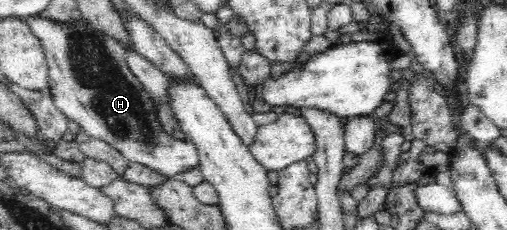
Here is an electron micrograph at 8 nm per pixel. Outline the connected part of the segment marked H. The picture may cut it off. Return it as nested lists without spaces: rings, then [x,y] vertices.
[[[26,17],[35,37],[42,43],[48,64],[48,85],[55,106],[75,121],[89,136],[116,148],[127,162],[139,163],[174,177],[192,187],[203,182],[197,145],[167,134],[153,108],[154,101],[127,66],[125,48],[103,32],[93,30],[84,18],[69,24],[48,18]]]

